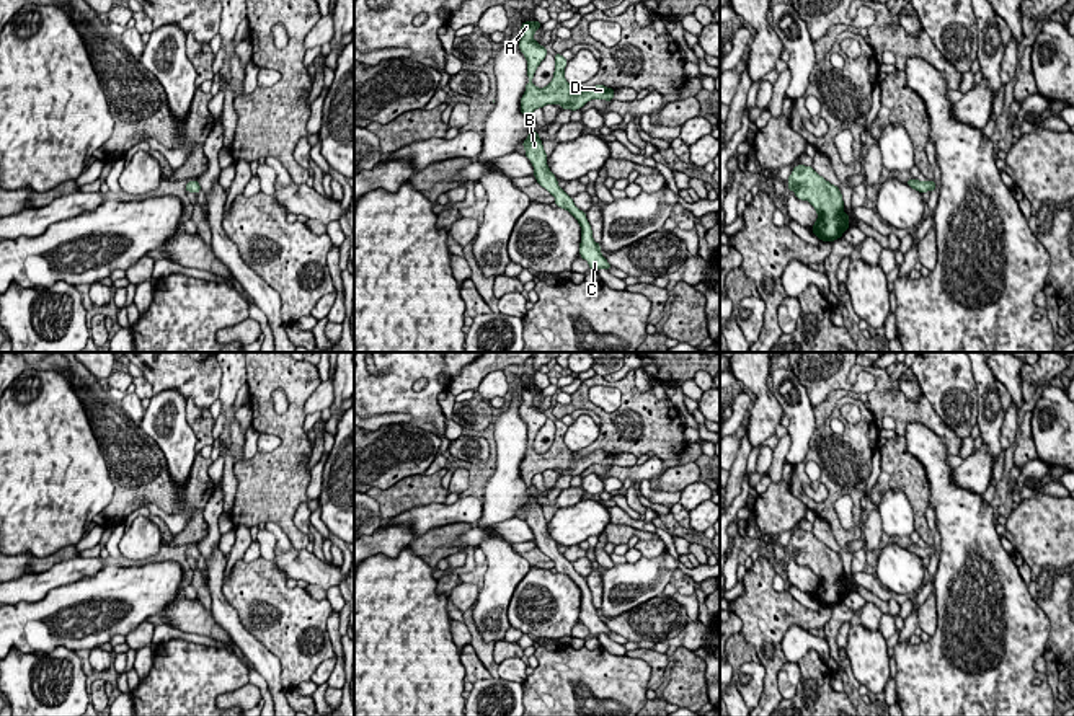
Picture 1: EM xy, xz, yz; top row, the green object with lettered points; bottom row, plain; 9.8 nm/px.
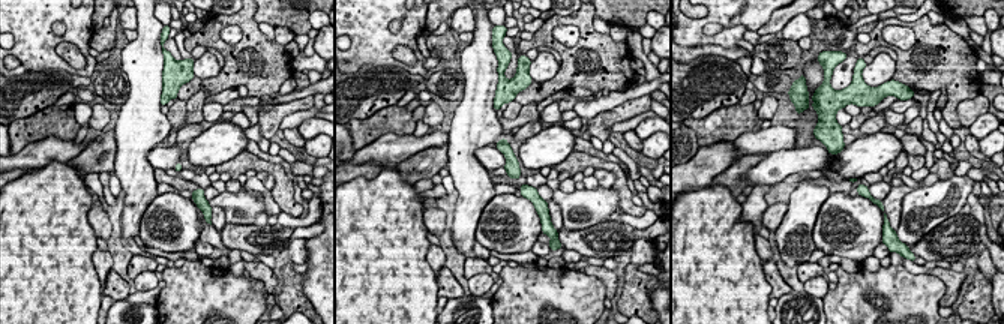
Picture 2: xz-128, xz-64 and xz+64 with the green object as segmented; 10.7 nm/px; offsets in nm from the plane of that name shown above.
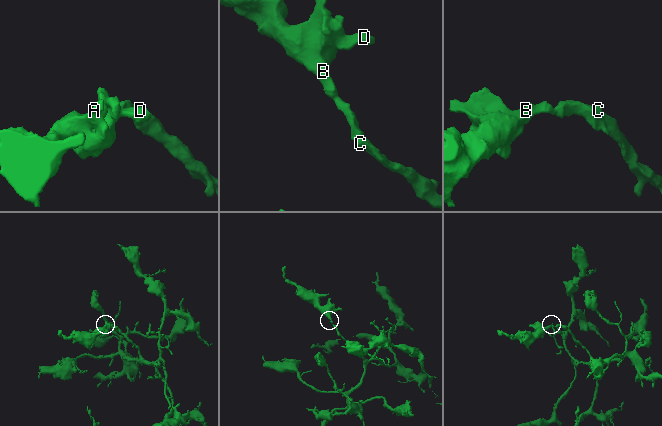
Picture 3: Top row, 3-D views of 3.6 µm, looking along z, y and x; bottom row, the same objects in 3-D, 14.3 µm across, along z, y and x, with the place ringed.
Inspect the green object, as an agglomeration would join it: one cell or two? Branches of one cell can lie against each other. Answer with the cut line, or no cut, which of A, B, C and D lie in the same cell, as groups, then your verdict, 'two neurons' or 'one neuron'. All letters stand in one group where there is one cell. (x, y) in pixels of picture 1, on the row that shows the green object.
no cut; A B C D; one neuron

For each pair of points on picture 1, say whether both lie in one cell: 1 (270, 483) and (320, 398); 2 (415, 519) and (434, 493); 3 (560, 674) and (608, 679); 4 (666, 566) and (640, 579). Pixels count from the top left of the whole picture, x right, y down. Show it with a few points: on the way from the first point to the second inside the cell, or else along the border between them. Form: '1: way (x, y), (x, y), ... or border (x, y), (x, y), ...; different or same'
1: border (322, 382), (306, 402), (304, 415); different
2: border (443, 501), (412, 506), (389, 519); different
3: way (572, 676), (596, 676); same
4: way (660, 570), (647, 578); same

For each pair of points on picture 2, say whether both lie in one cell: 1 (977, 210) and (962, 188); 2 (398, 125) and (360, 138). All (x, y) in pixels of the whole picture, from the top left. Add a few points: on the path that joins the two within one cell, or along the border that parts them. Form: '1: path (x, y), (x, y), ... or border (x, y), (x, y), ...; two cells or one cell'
1: border (971, 194), (965, 203); two cells
2: path (389, 125), (377, 125), (369, 129); one cell

